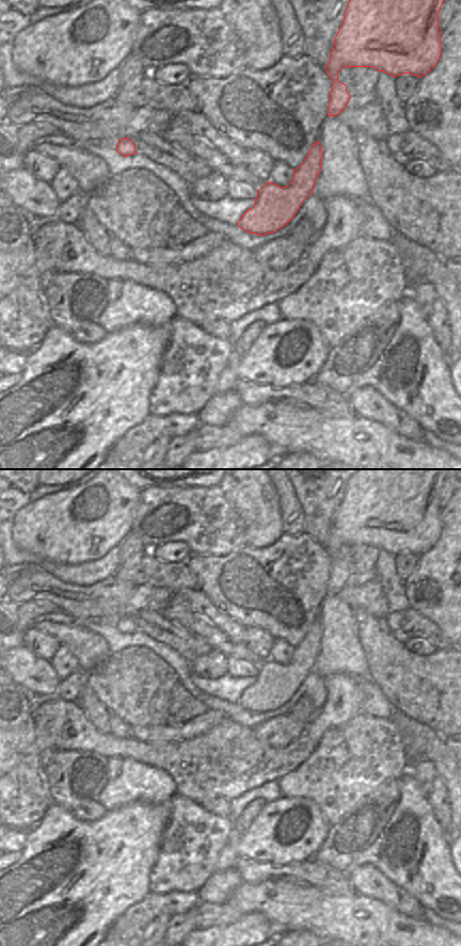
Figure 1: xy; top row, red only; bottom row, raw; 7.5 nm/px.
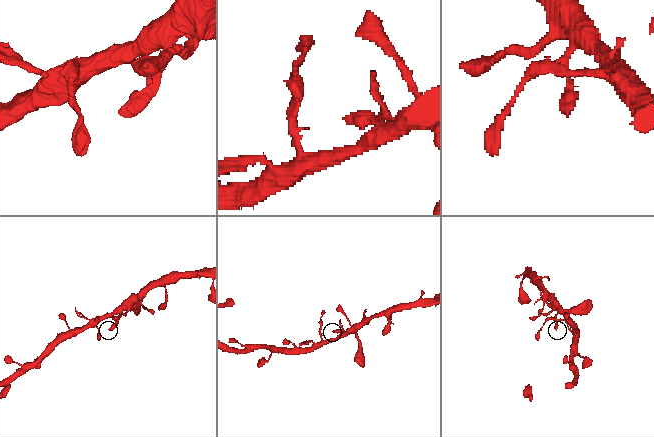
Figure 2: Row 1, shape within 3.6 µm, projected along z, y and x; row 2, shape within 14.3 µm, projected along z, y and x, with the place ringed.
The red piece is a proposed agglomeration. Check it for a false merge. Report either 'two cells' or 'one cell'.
one cell

